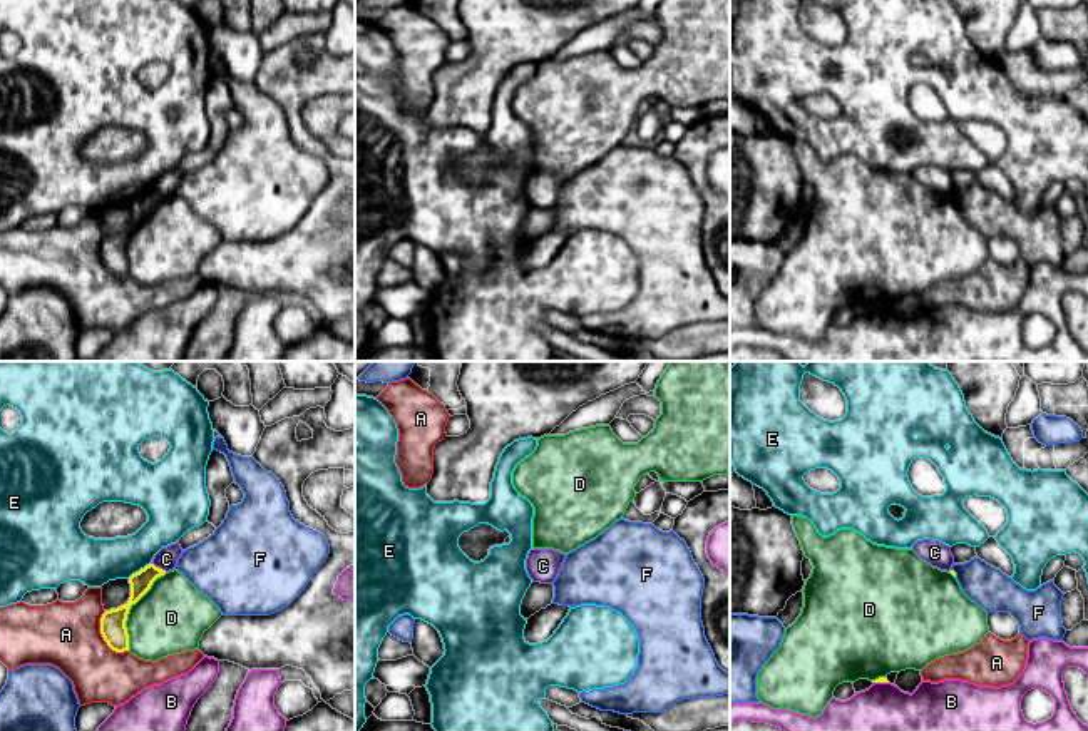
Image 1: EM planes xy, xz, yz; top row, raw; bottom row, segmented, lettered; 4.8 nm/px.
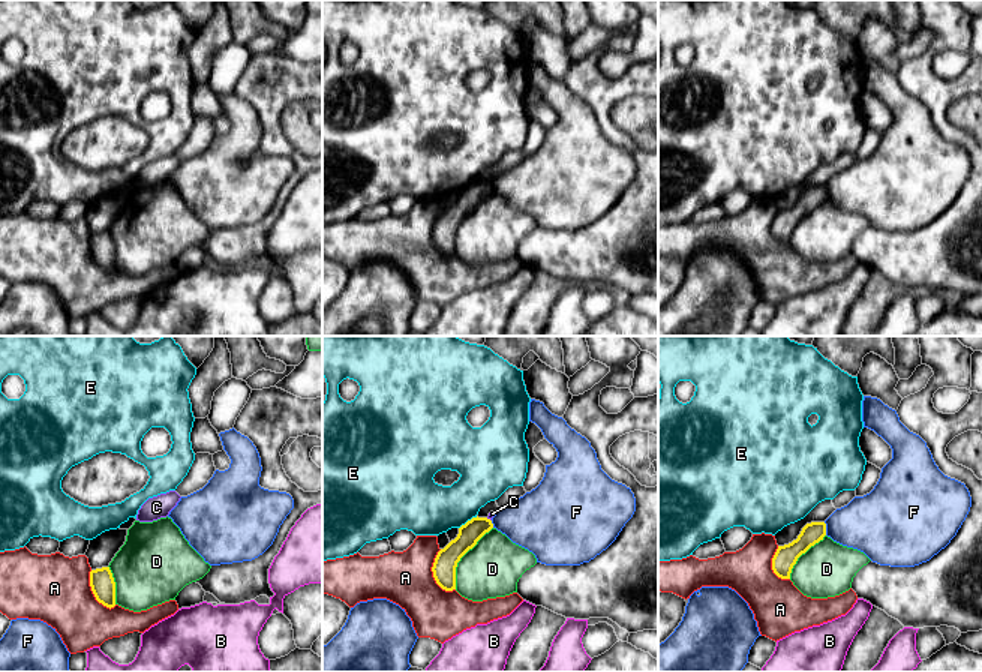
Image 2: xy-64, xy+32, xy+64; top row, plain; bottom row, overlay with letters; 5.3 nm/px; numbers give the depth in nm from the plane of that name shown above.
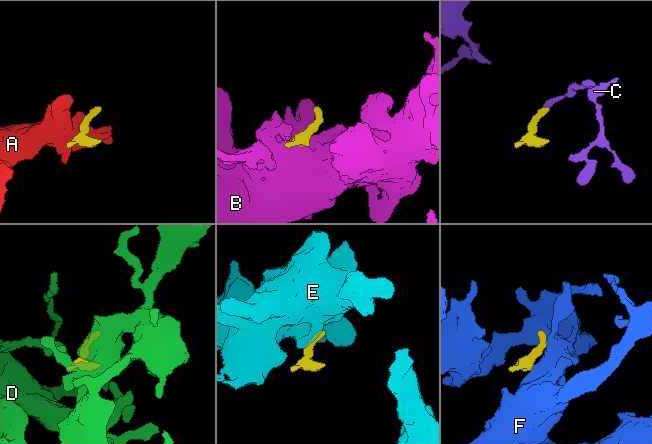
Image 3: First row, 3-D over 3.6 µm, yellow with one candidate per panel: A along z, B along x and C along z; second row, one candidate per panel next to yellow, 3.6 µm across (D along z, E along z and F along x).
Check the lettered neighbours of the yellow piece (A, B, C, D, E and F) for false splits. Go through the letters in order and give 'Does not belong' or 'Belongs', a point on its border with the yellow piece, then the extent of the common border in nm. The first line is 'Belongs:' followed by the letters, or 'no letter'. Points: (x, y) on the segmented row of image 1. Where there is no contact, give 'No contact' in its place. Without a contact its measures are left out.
Belongs: no letter
A: Does not belong. Touches yellow at xy (102, 636). Shared border 240 nm
B: Does not belong. Touches yellow at yz (881, 681). Shared border 70 nm
C: Does not belong. Touches yellow at xy (158, 567). Shared border 90 nm
D: Does not belong. Touches yellow at xy (129, 608). Shared border 420 nm
E: Does not belong. Touches yellow at xy (139, 571). Shared border 130 nm
F: Does not belong. Touches yellow at yz (954, 572). Shared border 50 nm

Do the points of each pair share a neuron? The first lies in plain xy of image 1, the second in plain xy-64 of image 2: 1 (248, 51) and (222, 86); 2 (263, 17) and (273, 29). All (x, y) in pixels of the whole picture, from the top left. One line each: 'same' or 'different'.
1: same
2: same

